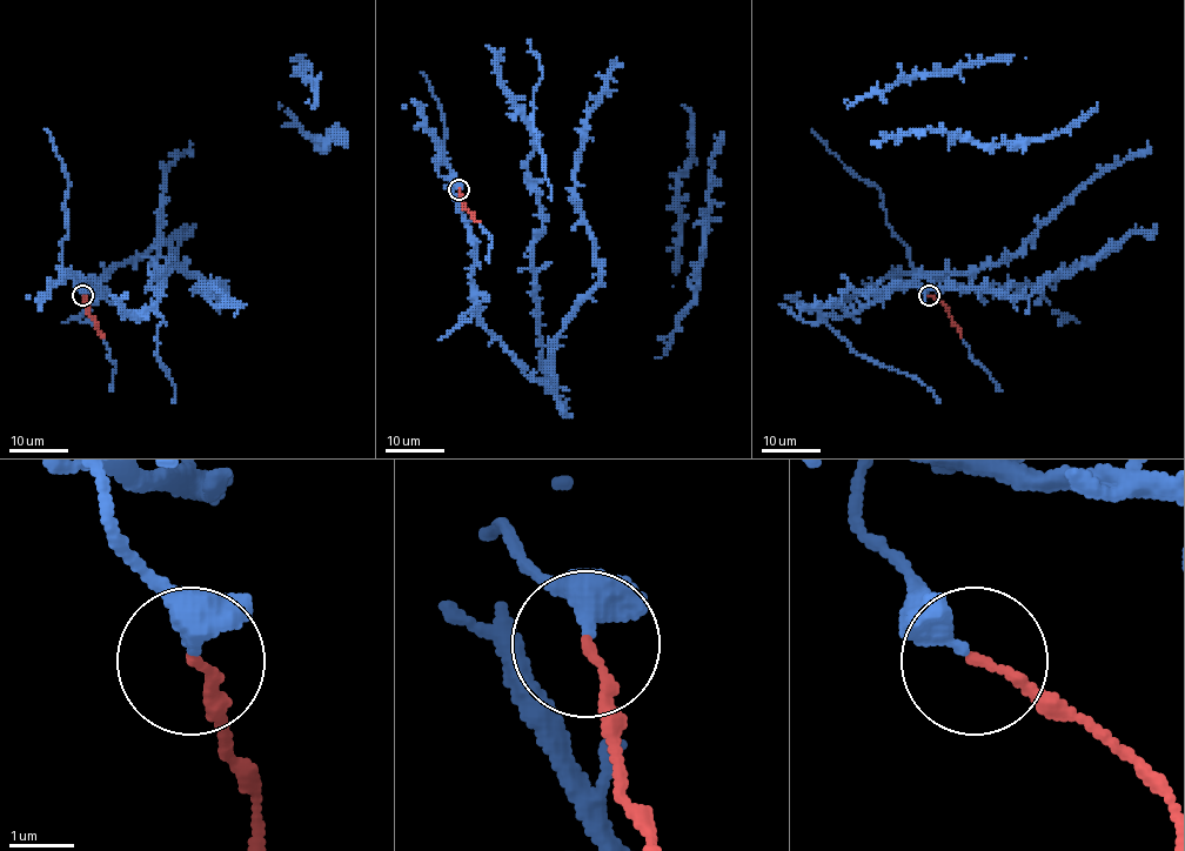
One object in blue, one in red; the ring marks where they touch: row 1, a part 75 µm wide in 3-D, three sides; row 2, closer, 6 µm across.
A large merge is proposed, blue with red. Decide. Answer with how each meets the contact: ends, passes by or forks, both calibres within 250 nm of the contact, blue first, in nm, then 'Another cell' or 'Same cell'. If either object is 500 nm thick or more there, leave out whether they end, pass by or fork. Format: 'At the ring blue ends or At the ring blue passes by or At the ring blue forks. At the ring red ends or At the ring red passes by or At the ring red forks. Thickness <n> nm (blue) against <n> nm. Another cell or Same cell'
At the ring blue passes by. At the ring red ends. Thickness 320 nm (blue) against 140 nm. Same cell

